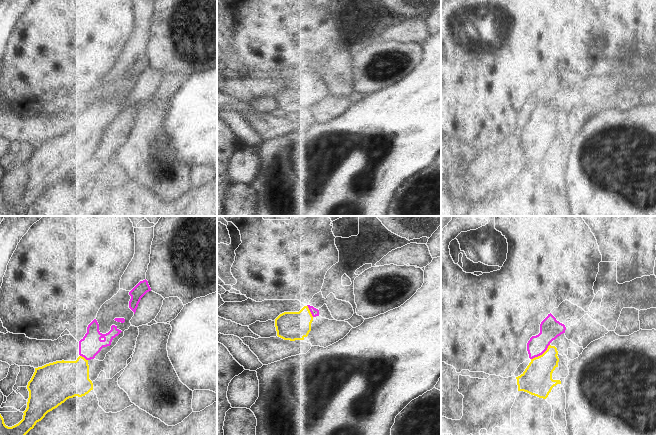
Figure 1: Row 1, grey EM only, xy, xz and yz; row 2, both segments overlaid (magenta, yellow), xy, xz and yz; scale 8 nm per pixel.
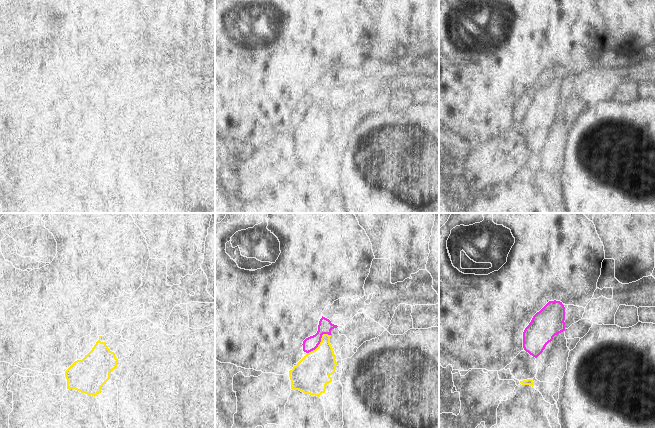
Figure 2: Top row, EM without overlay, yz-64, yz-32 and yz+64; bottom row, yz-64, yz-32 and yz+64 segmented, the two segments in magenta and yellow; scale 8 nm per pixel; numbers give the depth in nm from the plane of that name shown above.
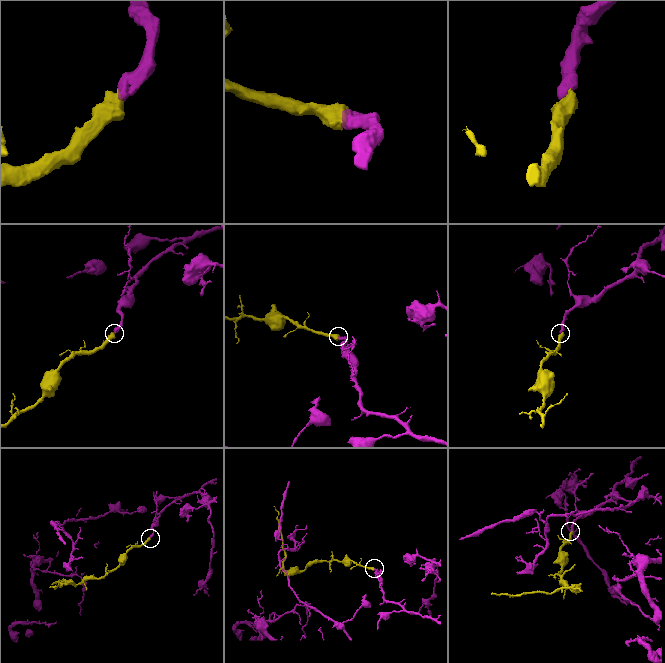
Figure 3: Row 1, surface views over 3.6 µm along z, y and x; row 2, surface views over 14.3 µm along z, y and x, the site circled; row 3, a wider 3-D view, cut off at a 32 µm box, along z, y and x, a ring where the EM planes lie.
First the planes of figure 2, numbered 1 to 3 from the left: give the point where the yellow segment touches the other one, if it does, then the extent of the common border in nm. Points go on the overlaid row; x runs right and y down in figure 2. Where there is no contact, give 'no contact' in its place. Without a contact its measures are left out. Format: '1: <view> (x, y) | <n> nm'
1: no contact
2: yz-32 (320, 341) | 240 nm
3: no contact

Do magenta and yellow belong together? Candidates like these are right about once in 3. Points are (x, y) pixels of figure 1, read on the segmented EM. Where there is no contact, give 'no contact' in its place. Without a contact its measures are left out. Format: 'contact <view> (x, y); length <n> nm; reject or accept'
contact yz (541, 354); length 200 nm; accept

